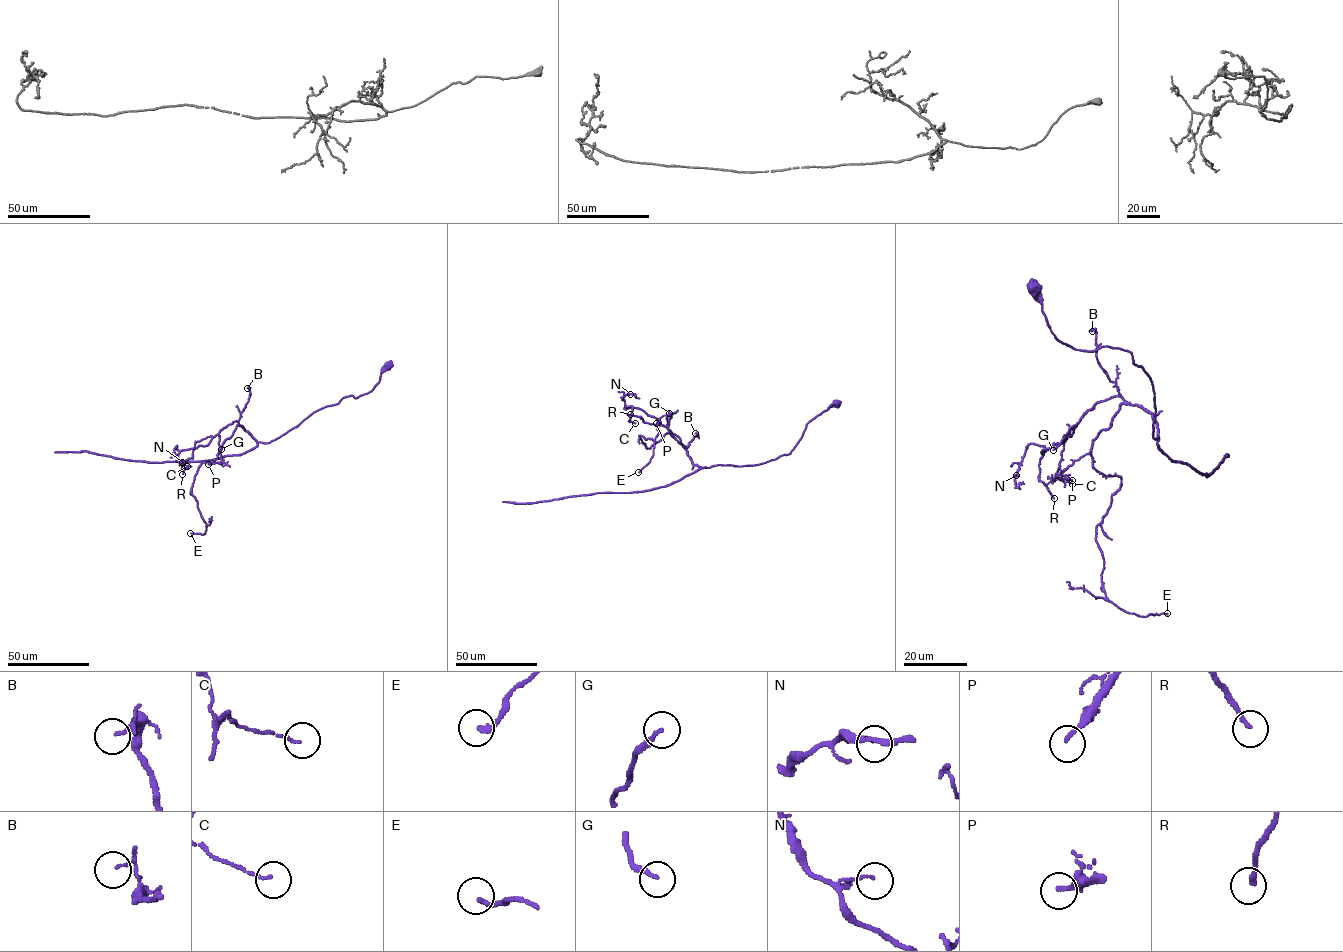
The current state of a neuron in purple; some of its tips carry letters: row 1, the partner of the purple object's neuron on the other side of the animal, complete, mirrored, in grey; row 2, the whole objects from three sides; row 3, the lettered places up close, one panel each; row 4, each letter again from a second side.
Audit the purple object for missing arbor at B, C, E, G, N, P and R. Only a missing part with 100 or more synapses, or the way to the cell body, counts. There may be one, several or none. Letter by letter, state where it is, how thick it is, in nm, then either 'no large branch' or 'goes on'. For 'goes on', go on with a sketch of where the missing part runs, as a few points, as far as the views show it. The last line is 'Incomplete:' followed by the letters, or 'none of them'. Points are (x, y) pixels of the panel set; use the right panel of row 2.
B: (1092, 331) | 70 nm | no large branch
C: (1072, 484) | 100 nm | no large branch
E: (1167, 613) | 200 nm | no large branch
G: (1053, 450) | 200 nm | no large branch
N: (1016, 475) | 80 nm | no large branch
P: (1072, 480) | 170 nm | no large branch
R: (1054, 498) | 180 nm | no large branch
Incomplete: none of them

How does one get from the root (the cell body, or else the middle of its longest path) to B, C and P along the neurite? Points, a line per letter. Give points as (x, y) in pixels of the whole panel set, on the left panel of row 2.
B: (387, 365), (370, 391), (319, 409), (266, 443), (258, 442), (239, 424), (249, 397), (247, 388)
C: (387, 365), (370, 391), (314, 411), (268, 442), (234, 421), (196, 441), (182, 463), (187, 466)
P: (387, 365), (370, 391), (314, 411), (268, 442), (258, 442), (237, 425), (222, 445), (223, 461), (208, 464)

